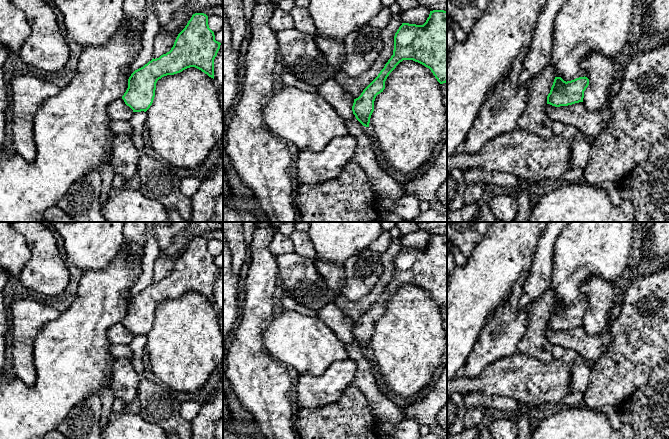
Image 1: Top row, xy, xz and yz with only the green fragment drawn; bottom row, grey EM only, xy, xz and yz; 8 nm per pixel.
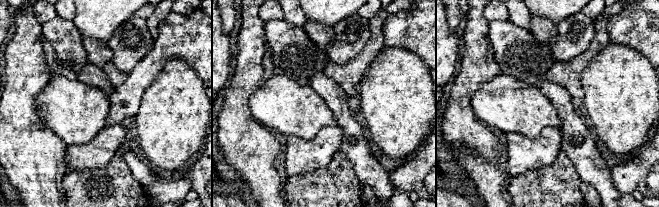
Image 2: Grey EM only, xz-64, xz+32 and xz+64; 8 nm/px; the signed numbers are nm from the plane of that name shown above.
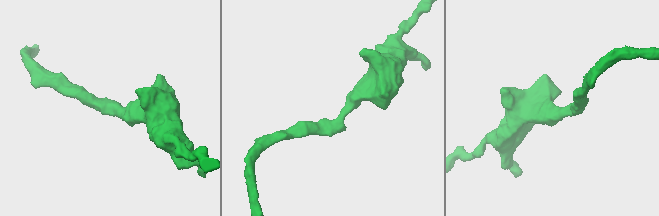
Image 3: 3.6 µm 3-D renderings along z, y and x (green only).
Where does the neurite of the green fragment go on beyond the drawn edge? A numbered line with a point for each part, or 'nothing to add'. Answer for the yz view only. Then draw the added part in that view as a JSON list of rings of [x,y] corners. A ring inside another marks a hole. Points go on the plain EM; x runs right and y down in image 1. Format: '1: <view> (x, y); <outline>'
nothing to add

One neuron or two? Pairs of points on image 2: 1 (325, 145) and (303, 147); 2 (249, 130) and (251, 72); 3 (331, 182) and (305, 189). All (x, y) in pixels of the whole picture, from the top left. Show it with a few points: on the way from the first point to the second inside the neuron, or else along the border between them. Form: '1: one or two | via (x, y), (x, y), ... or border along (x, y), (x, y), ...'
1: one | via (320, 148), (308, 148)
2: one | via (241, 116), (241, 86)
3: one | via (325, 188), (311, 189)

